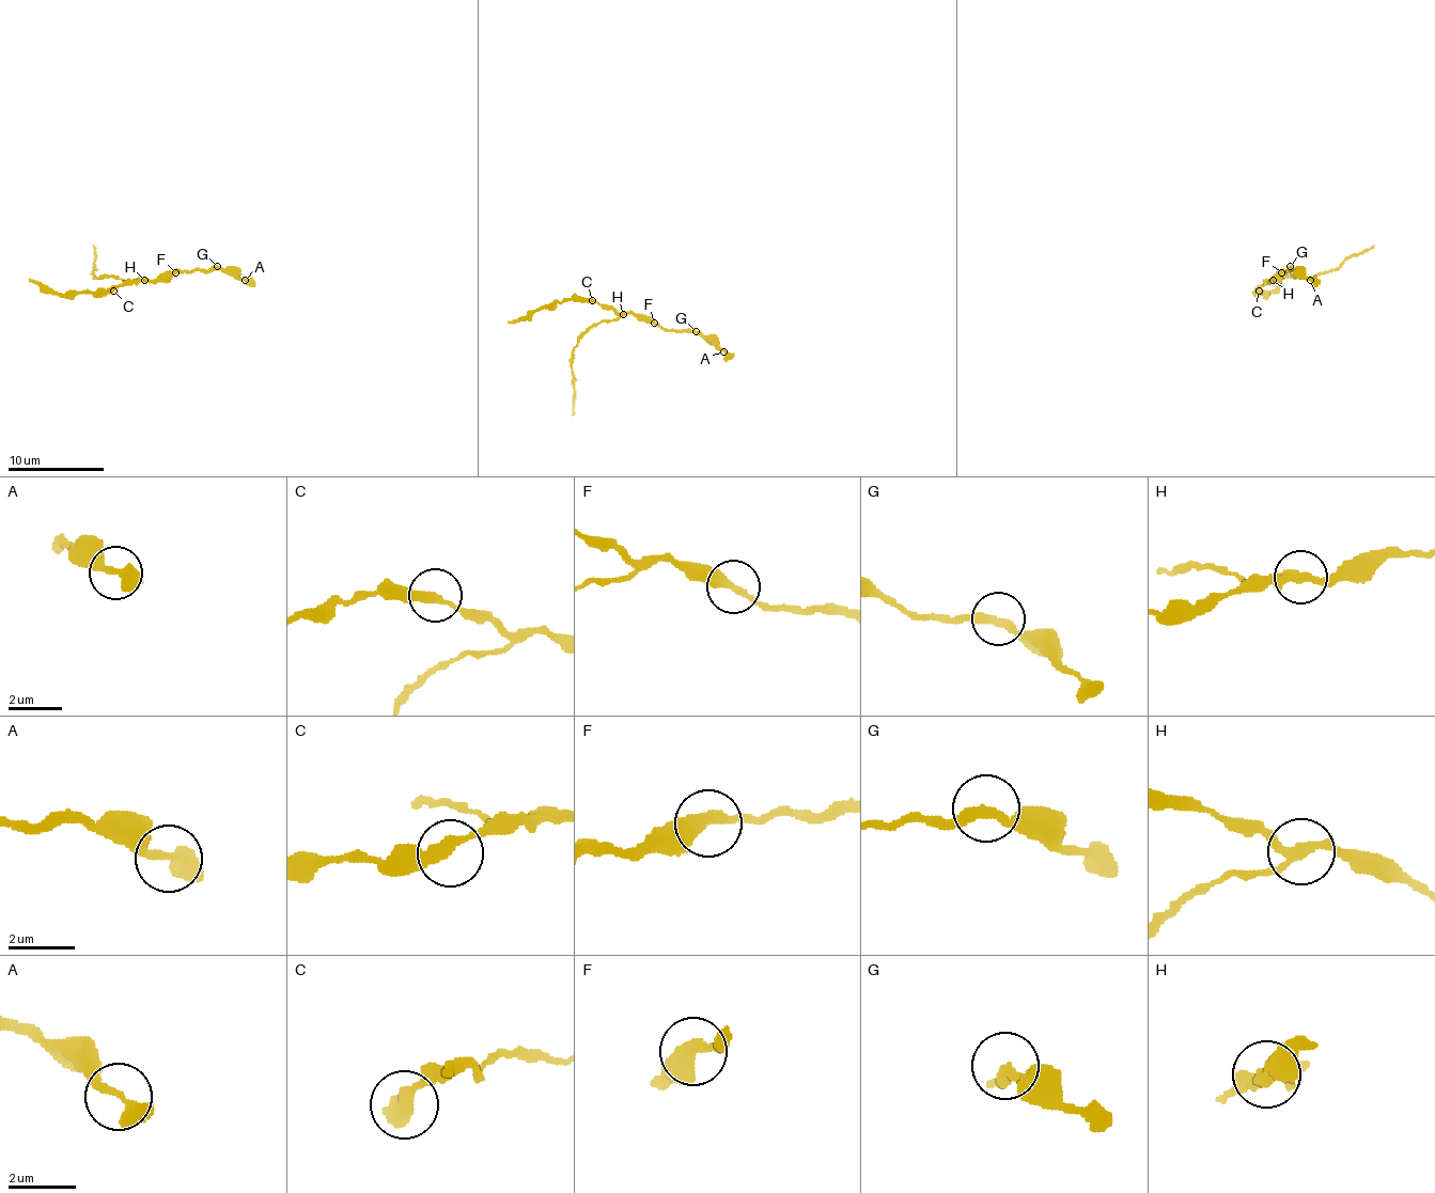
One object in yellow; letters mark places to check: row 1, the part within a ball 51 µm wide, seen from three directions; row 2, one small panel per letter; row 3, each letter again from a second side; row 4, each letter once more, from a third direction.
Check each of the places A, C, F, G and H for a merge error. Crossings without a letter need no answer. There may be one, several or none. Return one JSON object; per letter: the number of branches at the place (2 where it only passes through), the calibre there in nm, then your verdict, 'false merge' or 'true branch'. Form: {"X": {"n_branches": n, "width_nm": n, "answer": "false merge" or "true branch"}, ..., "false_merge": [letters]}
{"A": {"n_branches": 2, "width_nm": 360, "answer": "true branch"}, "C": {"n_branches": 2, "width_nm": 360, "answer": "true branch"}, "F": {"n_branches": 2, "width_nm": 360, "answer": "true branch"}, "G": {"n_branches": 2, "width_nm": 320, "answer": "true branch"}, "H": {"n_branches": 3, "width_nm": 260, "answer": "false merge"}, "false_merge": ["H"]}

